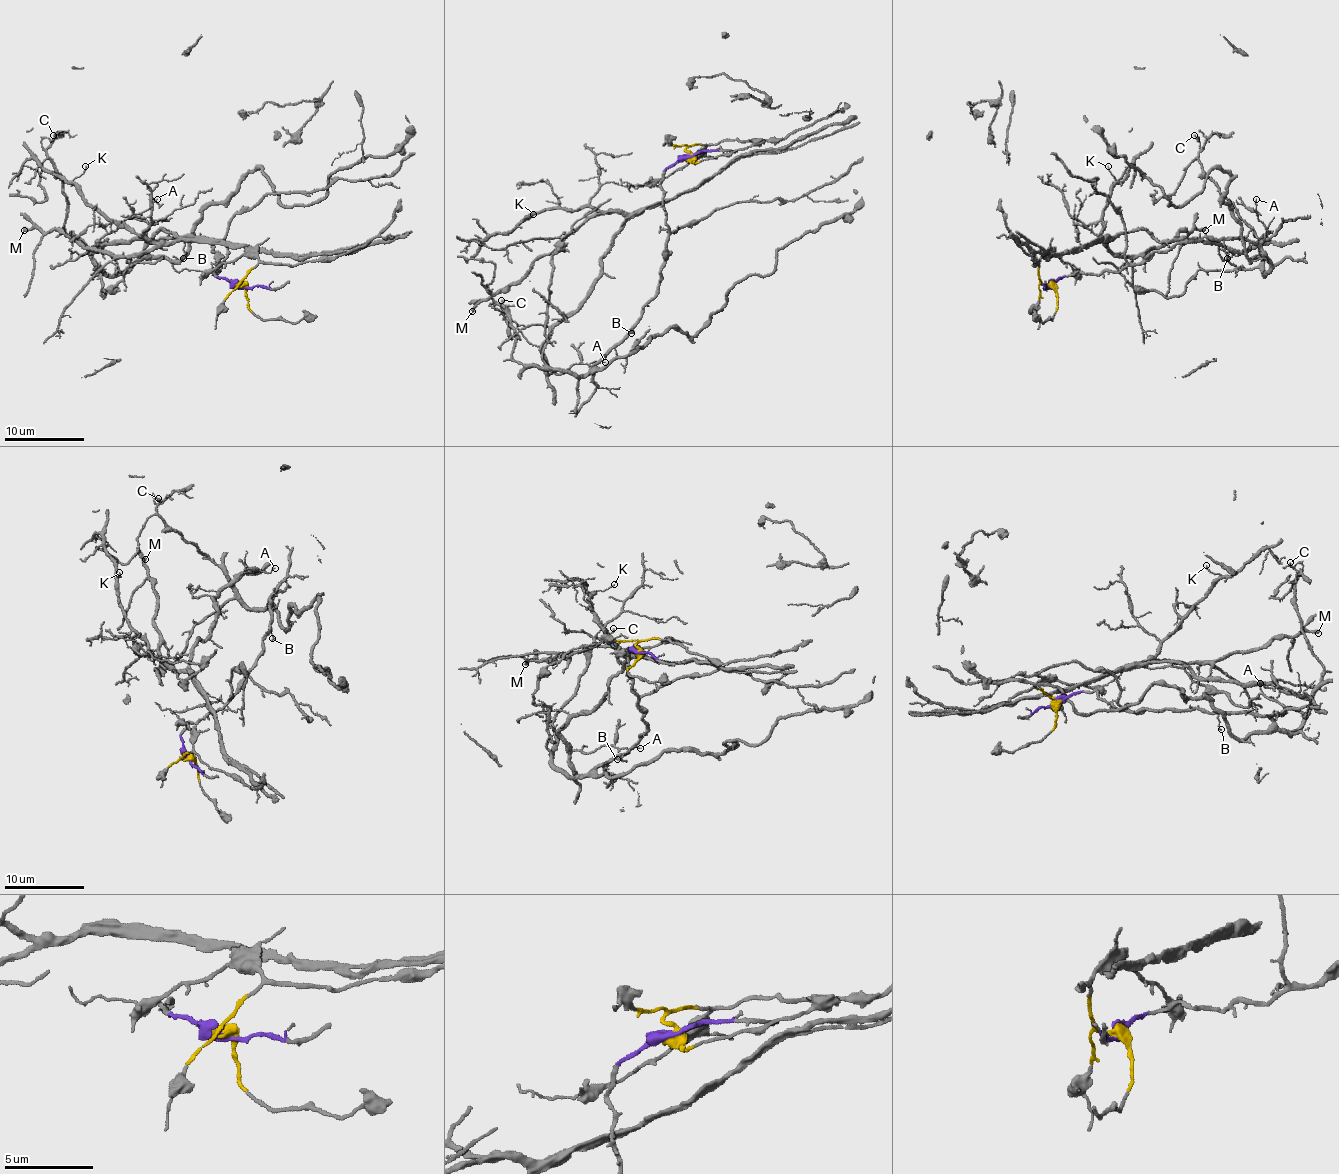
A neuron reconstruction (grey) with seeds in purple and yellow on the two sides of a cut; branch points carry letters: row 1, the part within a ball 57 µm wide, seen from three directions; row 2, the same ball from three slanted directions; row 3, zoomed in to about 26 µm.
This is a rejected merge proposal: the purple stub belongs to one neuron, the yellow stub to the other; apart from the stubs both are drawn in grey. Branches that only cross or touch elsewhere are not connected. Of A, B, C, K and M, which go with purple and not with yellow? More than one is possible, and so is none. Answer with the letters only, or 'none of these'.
B, C

